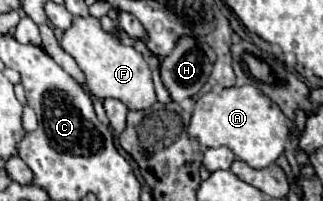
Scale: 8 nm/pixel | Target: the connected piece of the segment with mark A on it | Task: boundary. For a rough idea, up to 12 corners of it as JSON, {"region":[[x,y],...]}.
{"region":[[255,86],[195,102],[189,136],[251,168],[285,152],[289,122]]}

